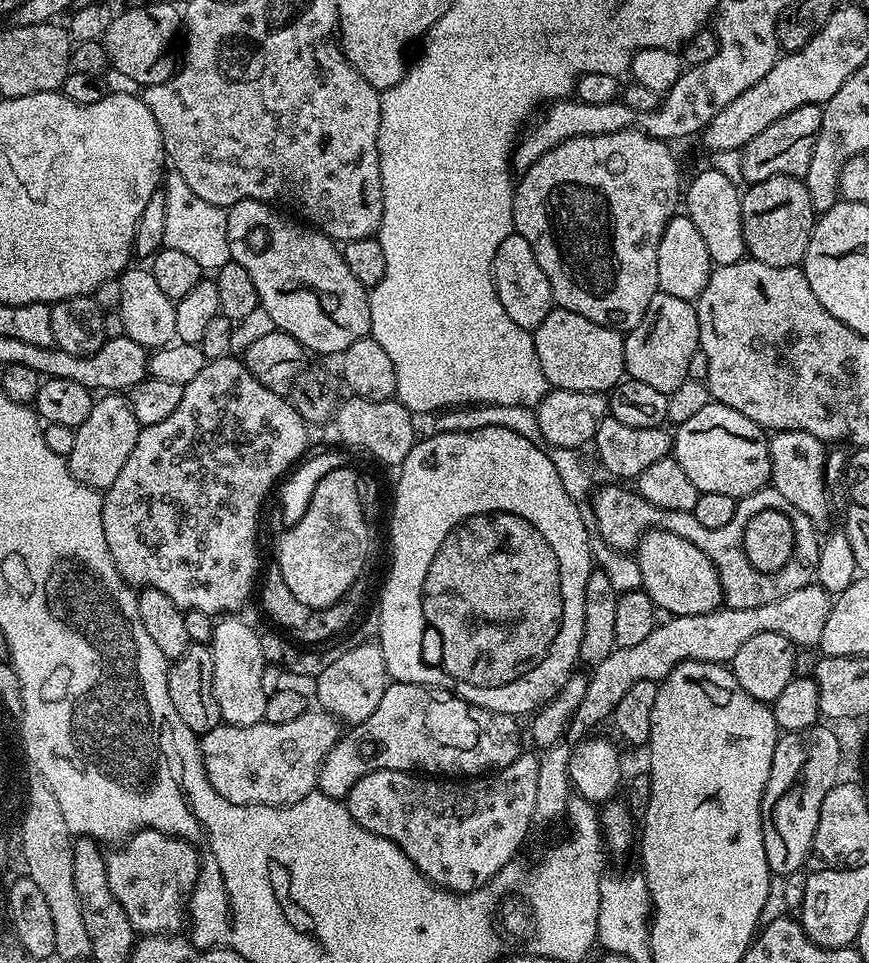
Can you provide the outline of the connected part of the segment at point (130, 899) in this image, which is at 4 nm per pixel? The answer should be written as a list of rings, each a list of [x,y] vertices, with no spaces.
[[[143,828],[140,832],[133,832],[123,842],[117,843],[115,846],[109,847],[104,857],[106,878],[109,879],[110,890],[113,891],[113,898],[117,900],[117,905],[122,906],[122,910],[126,912],[126,918],[133,926],[136,934],[146,936],[171,936],[181,931],[180,927],[186,924],[186,909],[188,907],[188,898],[192,895],[192,890],[196,886],[196,880],[200,876],[200,854],[196,851],[196,845],[185,840],[182,836],[168,836],[165,832],[159,832],[153,828]]]

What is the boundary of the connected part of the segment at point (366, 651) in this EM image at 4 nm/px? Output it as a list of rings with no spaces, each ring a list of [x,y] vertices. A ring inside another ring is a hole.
[[[369,642],[354,646],[354,650],[346,650],[342,658],[324,665],[322,674],[315,677],[316,700],[320,703],[317,705],[345,725],[360,724],[370,718],[370,714],[374,714],[378,702],[382,702],[382,694],[386,694],[389,683],[386,658],[382,658],[379,643]]]

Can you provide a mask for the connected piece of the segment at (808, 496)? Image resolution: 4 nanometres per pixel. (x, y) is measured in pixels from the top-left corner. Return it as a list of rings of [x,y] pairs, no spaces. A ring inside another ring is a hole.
[[[786,430],[785,432],[772,432],[768,436],[768,449],[770,450],[770,462],[772,463],[771,487],[782,494],[782,498],[788,499],[806,518],[810,518],[813,524],[823,526],[828,520],[828,495],[829,489],[824,483],[824,464],[828,461],[825,441],[814,438],[814,434],[806,434],[802,430]]]

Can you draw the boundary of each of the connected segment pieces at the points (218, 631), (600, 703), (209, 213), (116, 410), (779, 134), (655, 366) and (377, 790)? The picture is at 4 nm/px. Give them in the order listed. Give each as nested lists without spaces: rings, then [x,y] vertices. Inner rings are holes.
[[[228,614],[215,621],[210,647],[214,658],[214,698],[218,698],[220,719],[234,726],[254,726],[261,723],[266,714],[268,697],[262,690],[262,670],[265,660],[262,654],[261,633],[255,631],[241,617]]]
[[[813,582],[802,586],[802,590],[794,590],[778,598],[778,602],[766,602],[766,606],[750,606],[748,610],[721,606],[706,614],[672,617],[666,626],[656,626],[650,630],[644,641],[637,642],[635,646],[616,648],[606,654],[602,662],[594,665],[588,679],[587,693],[572,716],[571,731],[580,732],[583,728],[592,728],[603,720],[607,721],[618,702],[622,702],[622,697],[634,687],[634,682],[664,680],[687,660],[727,665],[734,654],[738,654],[738,650],[742,650],[742,646],[754,638],[754,634],[782,634],[801,649],[815,649],[822,638],[826,618],[830,618],[833,599],[833,593]]]
[[[175,174],[169,175],[163,181],[162,191],[166,194],[164,247],[179,250],[194,258],[194,262],[198,262],[198,266],[205,270],[215,270],[230,263],[230,238],[226,238],[227,211],[214,206],[214,202],[198,198],[198,194],[194,194],[194,190],[186,186],[185,180]]]
[[[104,394],[101,397],[93,403],[86,422],[75,429],[74,450],[70,450],[66,459],[70,474],[74,474],[78,482],[97,490],[106,490],[114,478],[118,478],[122,466],[126,466],[126,458],[130,458],[130,450],[134,450],[134,442],[138,442],[142,425],[138,418],[134,418],[127,395]]]
[[[819,104],[798,106],[798,110],[790,110],[790,114],[778,118],[778,122],[766,126],[766,130],[762,130],[762,134],[758,134],[750,143],[745,144],[743,148],[739,149],[742,162],[741,178],[743,183],[745,185],[757,184],[758,182],[766,182],[766,178],[774,178],[775,176],[802,178],[810,166],[810,154],[816,145],[816,136],[822,126],[823,113],[824,109]]]
[[[658,291],[650,298],[642,322],[629,328],[624,336],[624,371],[631,379],[646,382],[653,390],[673,392],[688,379],[690,357],[700,346],[698,314],[691,300],[674,298],[674,294]]]
[[[521,751],[510,766],[475,778],[429,778],[424,774],[396,772],[385,766],[355,782],[346,803],[358,826],[394,842],[436,887],[457,894],[473,892],[489,884],[506,865],[517,859],[516,851],[523,846],[528,831],[534,828],[540,758],[532,752]]]

